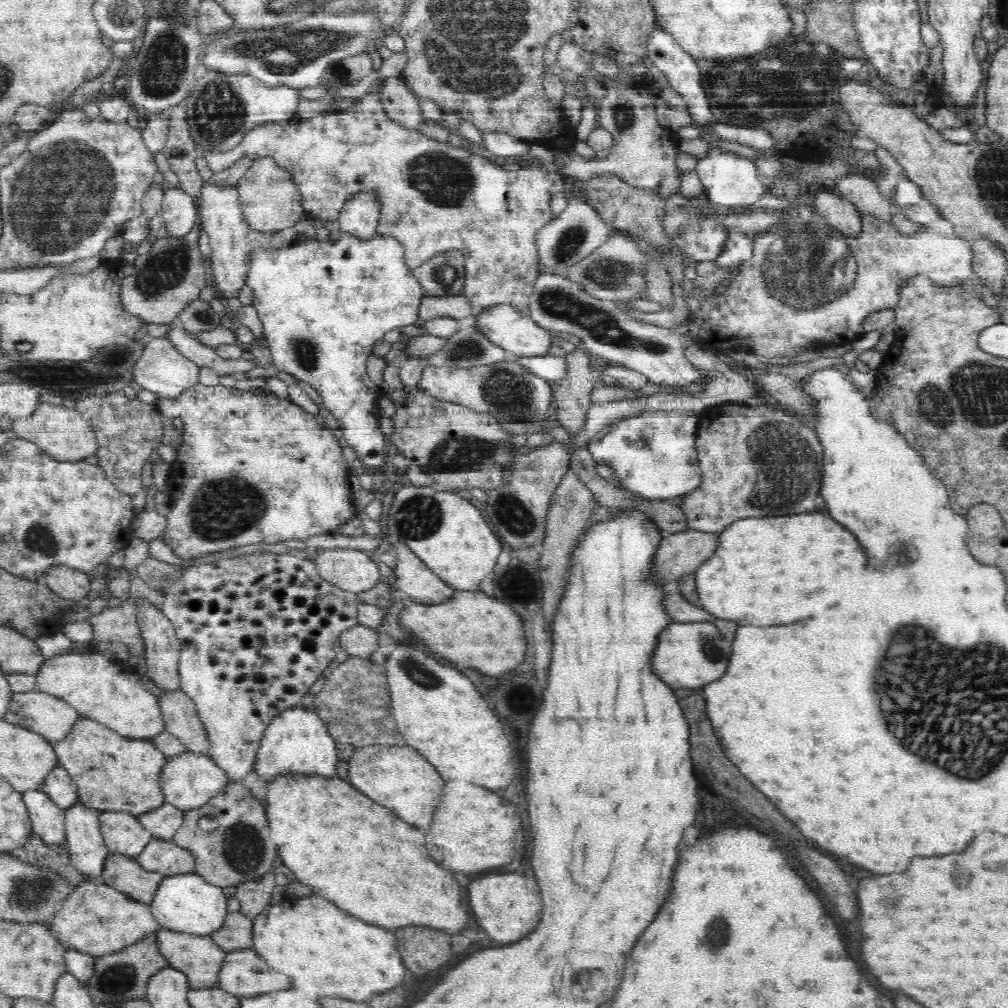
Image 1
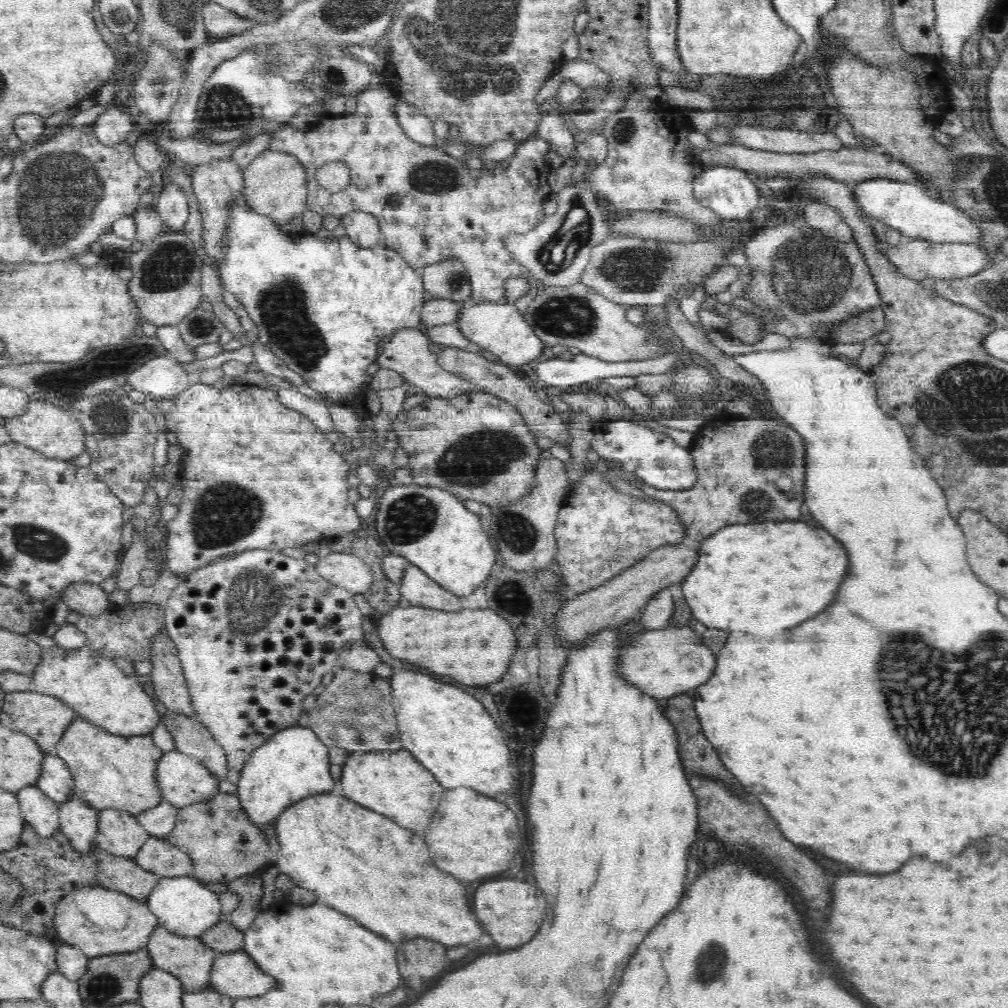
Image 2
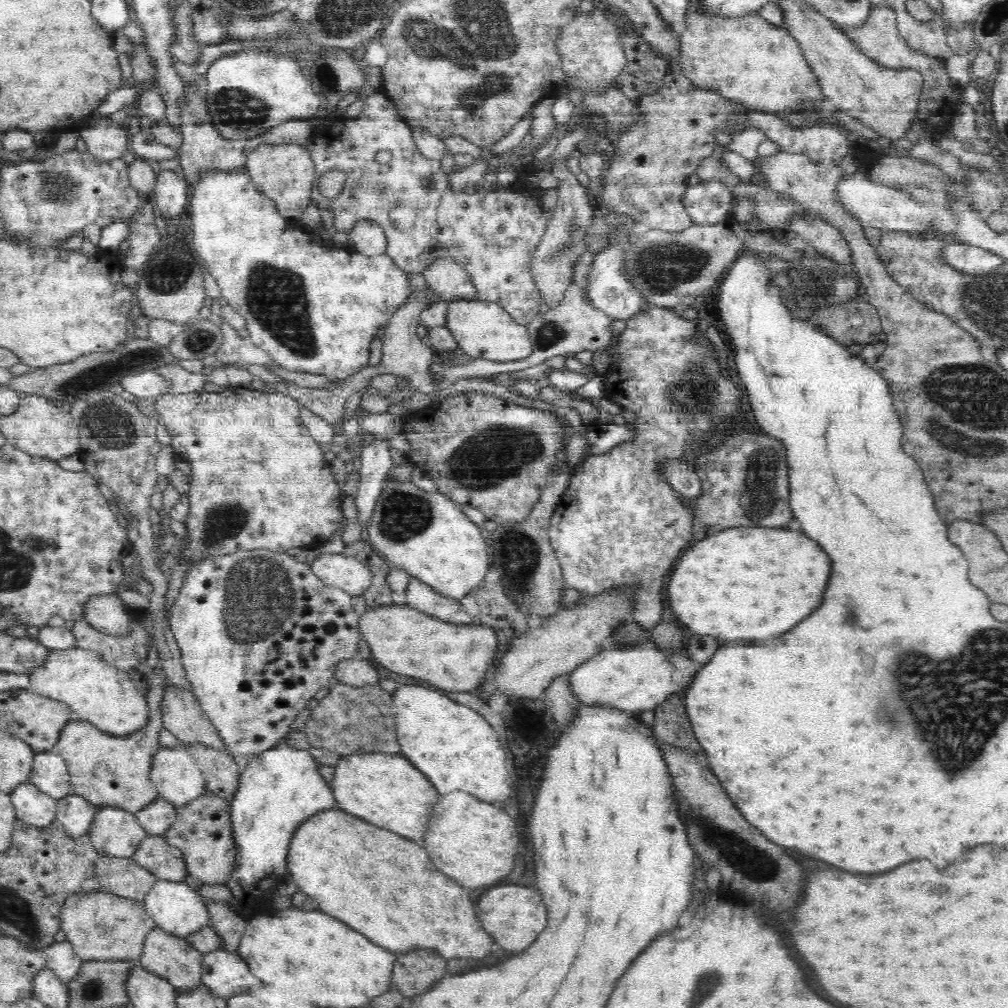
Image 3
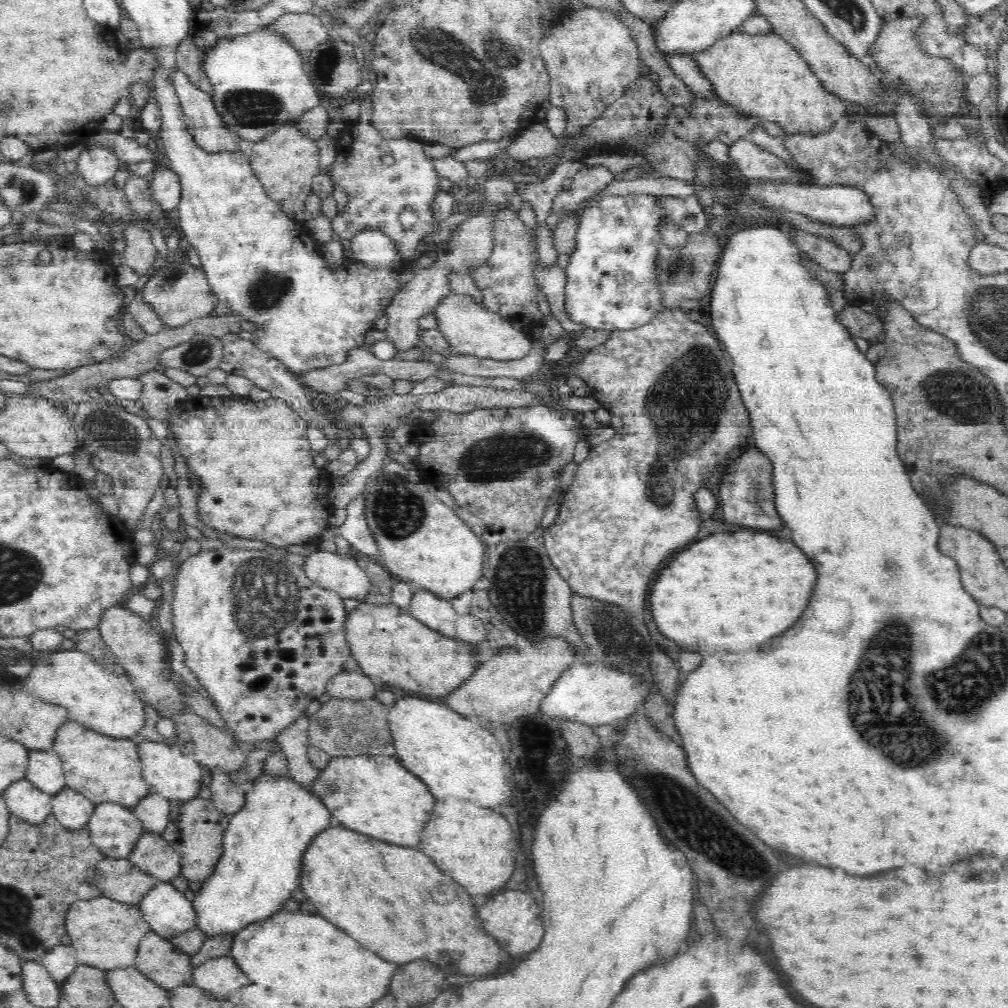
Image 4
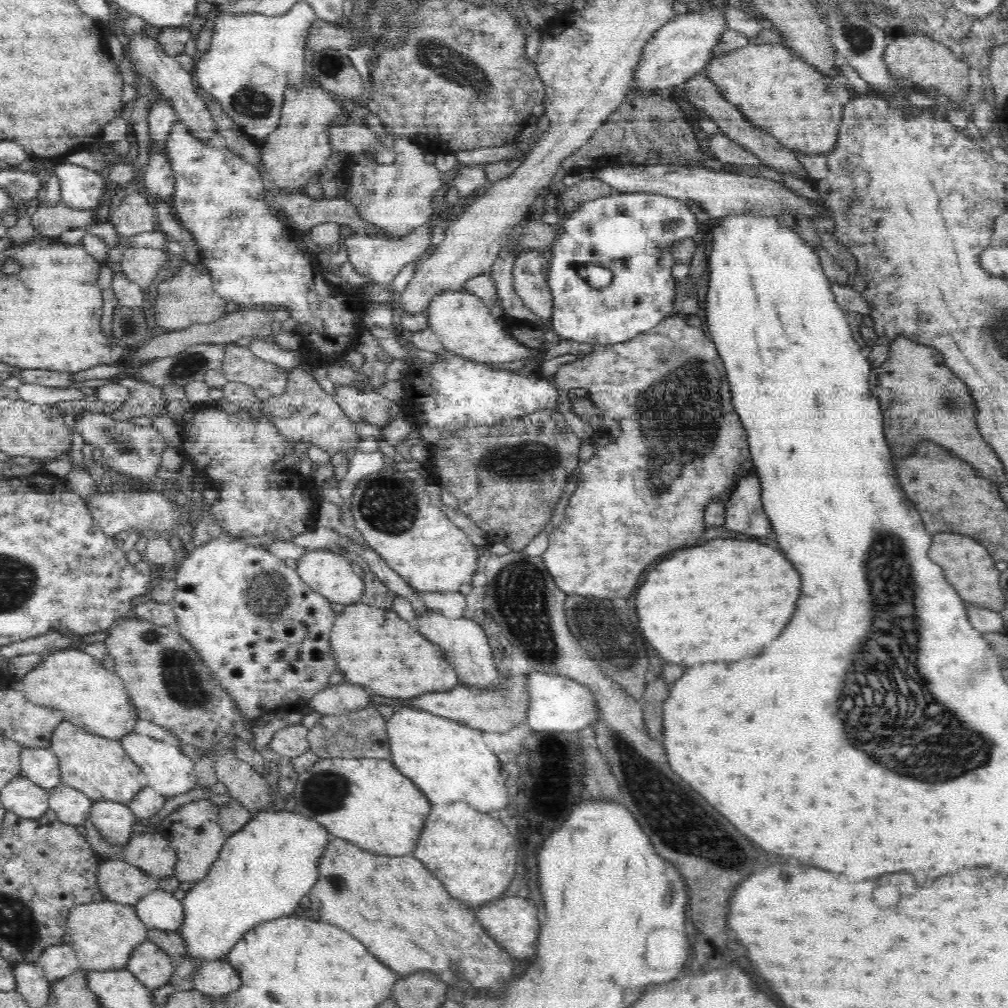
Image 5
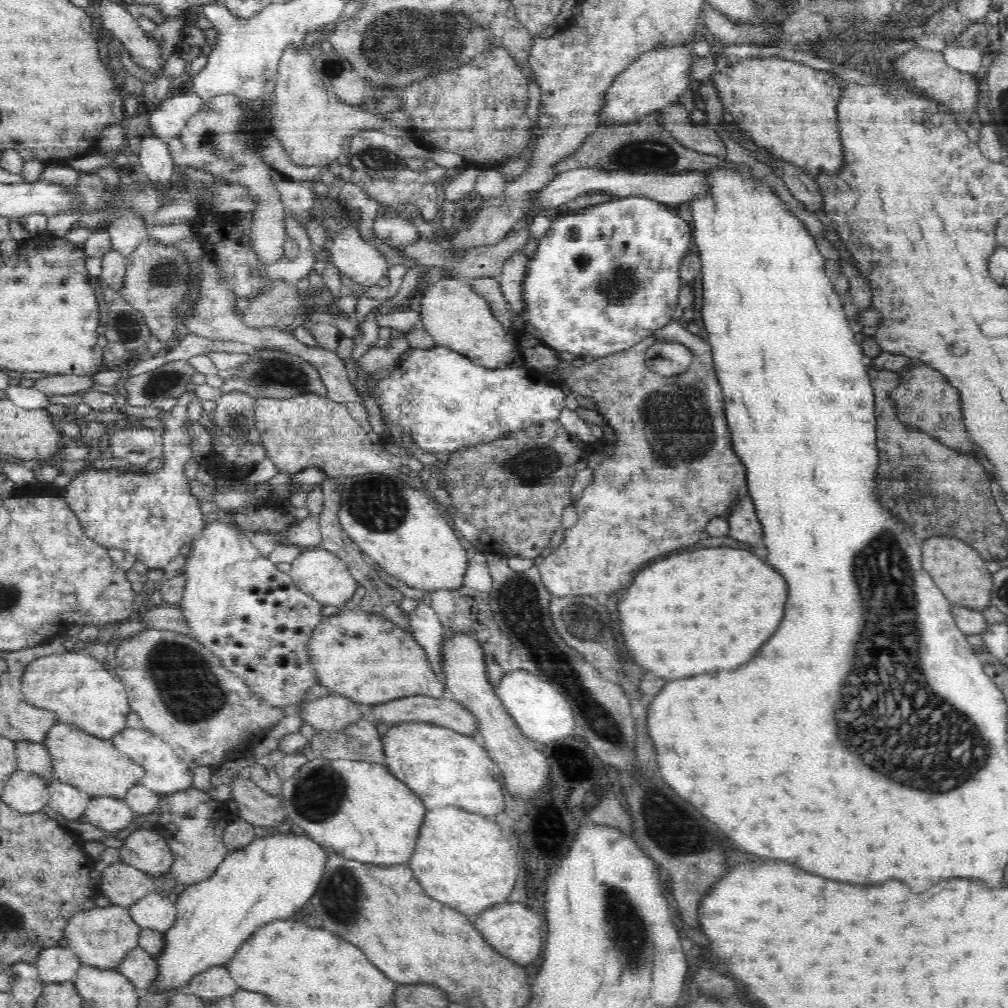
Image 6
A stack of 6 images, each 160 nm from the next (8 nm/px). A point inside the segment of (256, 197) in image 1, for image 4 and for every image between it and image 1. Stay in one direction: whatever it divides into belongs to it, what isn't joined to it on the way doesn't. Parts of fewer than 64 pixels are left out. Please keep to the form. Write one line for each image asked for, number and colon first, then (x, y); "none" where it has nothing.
2: (275, 185)
3: (285, 173)
4: (286, 162)

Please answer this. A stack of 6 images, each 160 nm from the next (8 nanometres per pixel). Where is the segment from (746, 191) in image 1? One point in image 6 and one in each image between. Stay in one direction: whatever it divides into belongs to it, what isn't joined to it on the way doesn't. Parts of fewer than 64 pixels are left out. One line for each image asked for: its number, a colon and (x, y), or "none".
2: (731, 193)
3: (707, 203)
4: (611, 284)
5: (629, 233)
6: (602, 279)

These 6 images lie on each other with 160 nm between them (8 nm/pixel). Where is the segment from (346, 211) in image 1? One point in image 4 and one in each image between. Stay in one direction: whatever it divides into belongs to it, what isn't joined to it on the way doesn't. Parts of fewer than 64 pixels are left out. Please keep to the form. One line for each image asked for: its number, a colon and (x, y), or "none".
2: (362, 228)
3: (367, 237)
4: (372, 247)

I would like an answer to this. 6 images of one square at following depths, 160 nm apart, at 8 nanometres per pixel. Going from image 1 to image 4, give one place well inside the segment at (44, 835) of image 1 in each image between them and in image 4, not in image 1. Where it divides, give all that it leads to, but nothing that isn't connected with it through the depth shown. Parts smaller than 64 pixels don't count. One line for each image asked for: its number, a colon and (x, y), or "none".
2: (39, 811)
3: (33, 806)
4: (23, 799)

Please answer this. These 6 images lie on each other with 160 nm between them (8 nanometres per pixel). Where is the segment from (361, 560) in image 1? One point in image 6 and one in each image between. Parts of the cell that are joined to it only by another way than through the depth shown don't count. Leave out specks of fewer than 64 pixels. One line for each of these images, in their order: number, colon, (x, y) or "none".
2: (343, 569)
3: (339, 570)
4: (342, 574)
5: (327, 572)
6: (322, 575)

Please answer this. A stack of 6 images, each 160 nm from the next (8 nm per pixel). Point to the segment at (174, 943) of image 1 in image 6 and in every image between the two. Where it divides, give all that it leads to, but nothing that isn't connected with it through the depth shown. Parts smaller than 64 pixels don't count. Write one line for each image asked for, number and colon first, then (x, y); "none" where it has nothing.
2: (188, 958)
3: (174, 958)
4: (159, 960)
5: (152, 967)
6: (140, 967)

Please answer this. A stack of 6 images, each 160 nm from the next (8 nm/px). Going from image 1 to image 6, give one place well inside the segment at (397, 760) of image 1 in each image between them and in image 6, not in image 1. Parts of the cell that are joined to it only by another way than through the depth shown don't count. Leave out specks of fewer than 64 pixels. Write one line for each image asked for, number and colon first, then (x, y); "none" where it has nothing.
2: (393, 783)
3: (385, 789)
4: (378, 796)
5: (368, 802)
6: (361, 811)

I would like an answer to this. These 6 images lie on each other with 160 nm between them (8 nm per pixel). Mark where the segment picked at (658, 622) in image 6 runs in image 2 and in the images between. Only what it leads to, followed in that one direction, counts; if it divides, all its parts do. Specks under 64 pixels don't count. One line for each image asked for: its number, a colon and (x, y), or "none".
2: (753, 578)
3: (739, 583)
4: (733, 590)
5: (724, 601)

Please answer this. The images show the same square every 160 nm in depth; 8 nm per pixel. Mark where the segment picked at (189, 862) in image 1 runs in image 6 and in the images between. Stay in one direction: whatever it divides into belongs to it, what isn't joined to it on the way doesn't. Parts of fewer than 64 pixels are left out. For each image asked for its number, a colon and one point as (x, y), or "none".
2: (158, 856)
3: (155, 854)
4: (152, 854)
5: (150, 851)
6: (145, 849)

